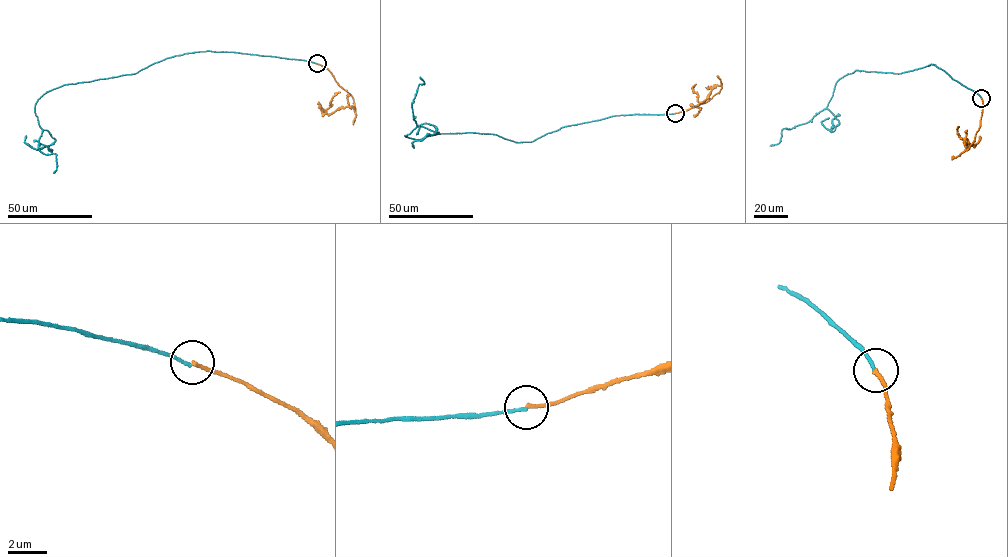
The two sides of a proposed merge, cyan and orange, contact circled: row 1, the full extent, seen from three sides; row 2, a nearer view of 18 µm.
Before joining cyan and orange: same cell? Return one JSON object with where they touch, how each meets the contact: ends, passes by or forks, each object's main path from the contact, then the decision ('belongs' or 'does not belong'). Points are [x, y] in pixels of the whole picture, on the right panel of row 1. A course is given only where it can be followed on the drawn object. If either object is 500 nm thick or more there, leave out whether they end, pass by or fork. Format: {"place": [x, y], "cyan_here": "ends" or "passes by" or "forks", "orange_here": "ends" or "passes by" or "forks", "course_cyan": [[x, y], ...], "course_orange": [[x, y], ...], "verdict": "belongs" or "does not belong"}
{"place": [981, 98], "cyan_here": "ends", "orange_here": "ends", "course_cyan": [[981, 98], [935, 65], [900, 74], [855, 70], [840, 78], [825, 108], [783, 128], [780, 142], [770, 145]], "course_orange": [[981, 98], [980, 123], [974, 140], [967, 150], [965, 145], [970, 145], [968, 148], [959, 136], [957, 126]], "verdict": "does not belong"}

